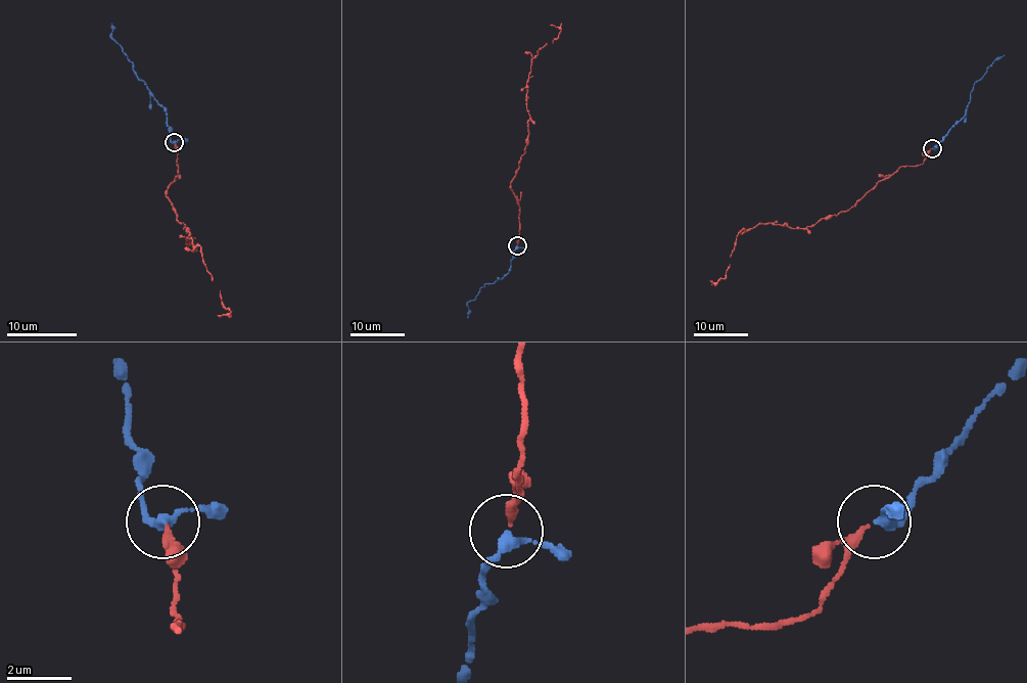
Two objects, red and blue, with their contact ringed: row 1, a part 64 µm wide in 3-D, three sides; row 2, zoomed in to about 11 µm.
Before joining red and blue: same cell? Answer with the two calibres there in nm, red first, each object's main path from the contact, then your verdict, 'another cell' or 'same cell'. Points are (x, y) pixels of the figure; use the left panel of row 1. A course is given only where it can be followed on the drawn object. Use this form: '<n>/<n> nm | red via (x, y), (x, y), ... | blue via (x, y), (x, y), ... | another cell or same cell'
180/260 nm | red via (176, 143), (177, 177), (167, 196), (230, 312), (218, 315) | blue via (174, 142), (171, 140), (167, 110), (110, 37), (112, 23) | same cell

